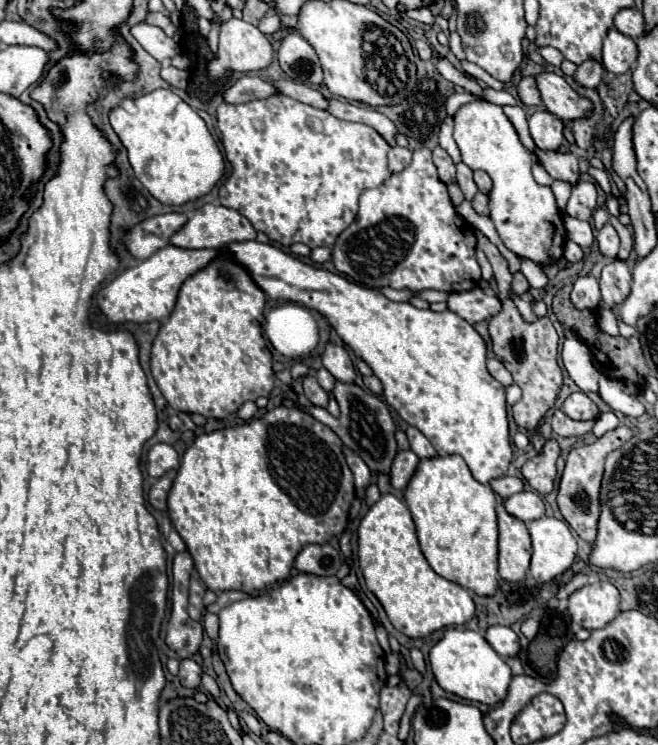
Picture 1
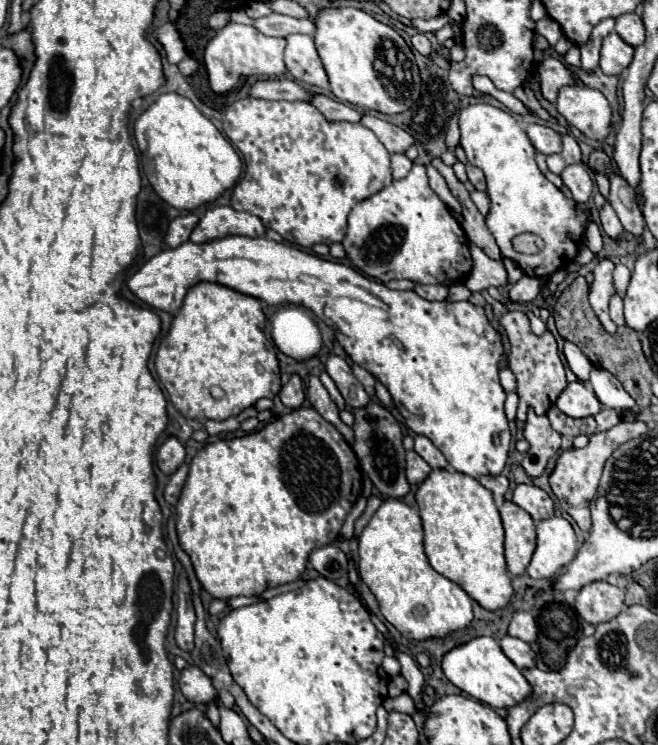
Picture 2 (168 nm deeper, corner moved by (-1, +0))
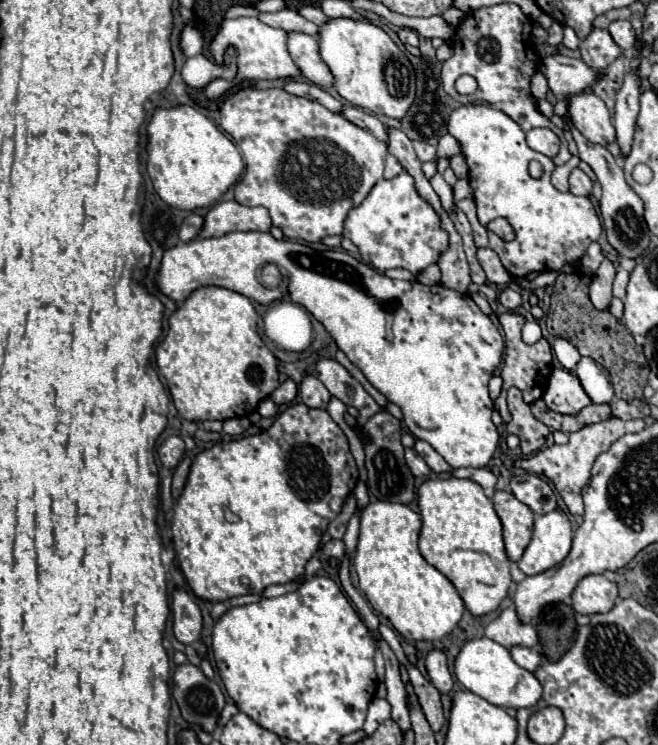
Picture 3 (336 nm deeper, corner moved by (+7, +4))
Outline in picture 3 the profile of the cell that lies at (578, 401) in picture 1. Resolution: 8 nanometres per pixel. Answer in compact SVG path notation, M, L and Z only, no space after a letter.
M564 368L552 372L542 398L550 410L560 414L578 414L582 408L592 404L580 380Z

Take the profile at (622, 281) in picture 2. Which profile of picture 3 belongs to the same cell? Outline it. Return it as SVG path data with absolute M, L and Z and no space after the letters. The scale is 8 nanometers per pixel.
M616 266L616 278L614 278L614 296L624 298L626 294L626 284L628 284L628 272L622 266Z

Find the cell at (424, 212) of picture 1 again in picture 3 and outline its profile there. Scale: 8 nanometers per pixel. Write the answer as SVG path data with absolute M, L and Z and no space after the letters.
M408 172L398 174L392 180L380 180L370 194L364 198L360 206L354 206L346 220L344 220L344 238L350 238L360 252L360 258L364 264L378 272L386 272L390 268L406 268L412 274L424 272L430 264L436 264L438 258L448 250L448 232L440 224L440 216L436 210L418 194L414 186L414 178Z

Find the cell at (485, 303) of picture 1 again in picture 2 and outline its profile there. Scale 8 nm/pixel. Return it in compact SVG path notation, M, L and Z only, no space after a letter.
M522 276L510 288L510 302L532 302L540 294L542 282L536 276Z

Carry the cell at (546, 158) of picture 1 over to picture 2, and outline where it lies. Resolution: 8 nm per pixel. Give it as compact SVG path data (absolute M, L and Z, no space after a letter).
M572 164L572 166L568 166L568 168L560 174L560 178L562 178L564 184L570 188L570 192L572 192L572 196L574 196L576 202L584 202L584 204L588 202L588 198L592 196L594 184L592 184L592 178L590 178L588 170L586 170L582 164Z

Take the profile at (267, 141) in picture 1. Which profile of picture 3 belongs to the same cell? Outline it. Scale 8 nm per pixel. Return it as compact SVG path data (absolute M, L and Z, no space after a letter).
M246 88L232 94L220 108L220 126L232 136L246 164L246 170L234 188L234 200L244 206L264 206L270 212L272 224L278 226L286 238L320 242L324 236L342 234L348 210L358 206L372 186L384 178L384 160L388 156L384 142L322 104L292 96L282 88Z

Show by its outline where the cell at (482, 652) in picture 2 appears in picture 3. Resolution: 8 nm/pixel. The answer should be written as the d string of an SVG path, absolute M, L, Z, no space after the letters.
M486 636L468 640L462 646L458 656L454 658L454 674L466 690L502 708L528 708L534 706L542 696L542 686L534 678L534 674L520 668L504 646Z

